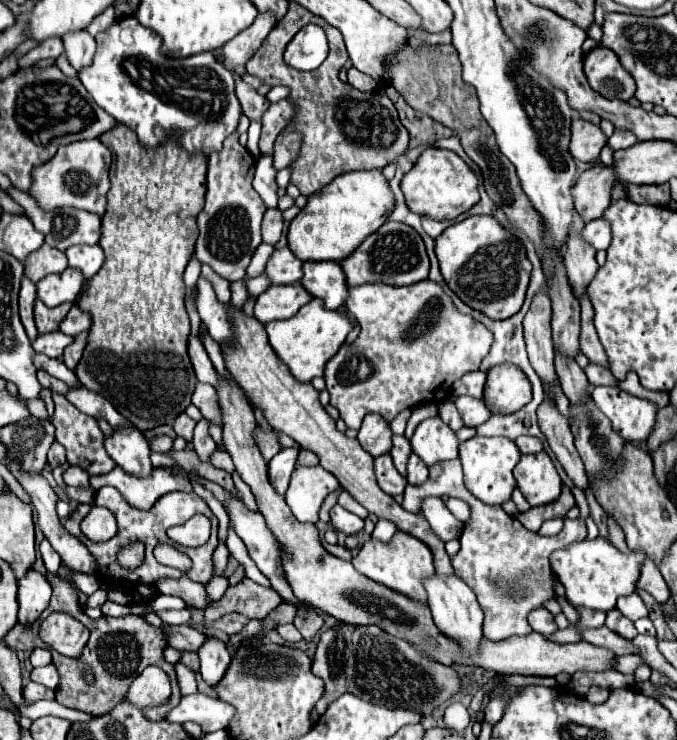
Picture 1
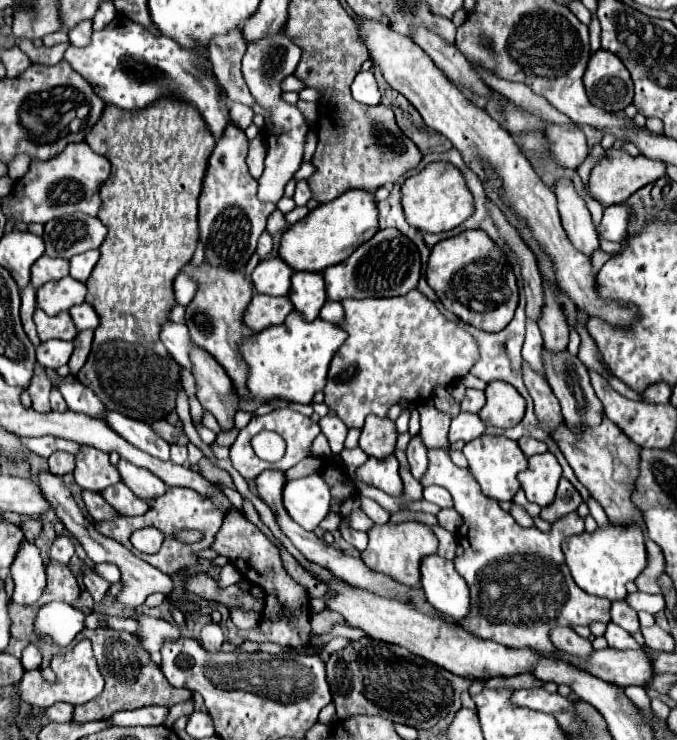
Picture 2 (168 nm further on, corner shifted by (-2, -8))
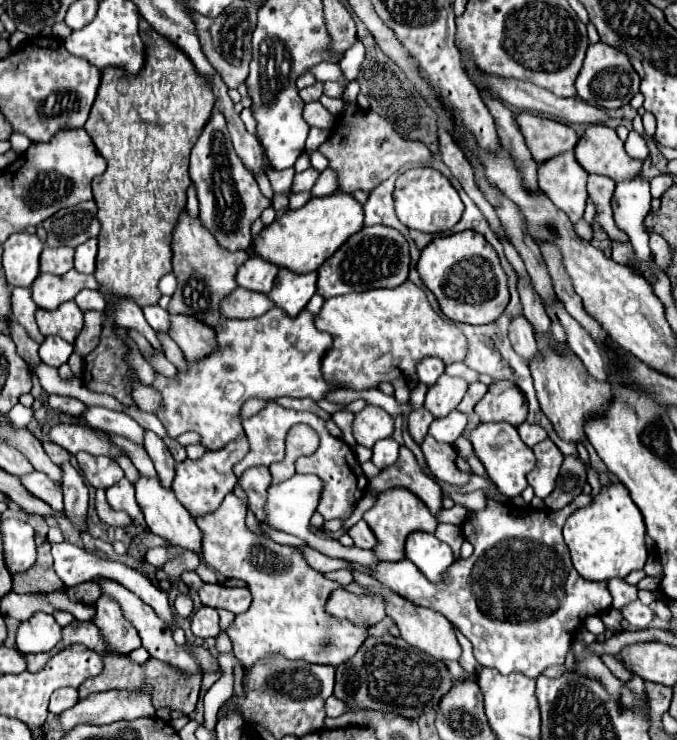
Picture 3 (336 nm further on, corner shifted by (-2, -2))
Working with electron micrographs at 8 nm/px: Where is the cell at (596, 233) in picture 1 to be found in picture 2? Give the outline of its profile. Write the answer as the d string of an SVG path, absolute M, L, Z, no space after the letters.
M611 205L605 209L603 219L599 223L599 237L607 241L623 241L627 237L627 223L629 223L629 207Z

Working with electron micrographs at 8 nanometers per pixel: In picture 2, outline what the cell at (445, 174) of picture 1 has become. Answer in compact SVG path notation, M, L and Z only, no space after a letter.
M449 161L429 163L417 175L405 179L401 185L401 201L403 201L407 223L421 231L429 231L429 233L449 231L461 225L475 211L473 195L467 187L463 173Z

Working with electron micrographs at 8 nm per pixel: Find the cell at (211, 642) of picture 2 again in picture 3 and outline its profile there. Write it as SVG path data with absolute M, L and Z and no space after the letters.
M203 605L191 619L191 629L197 637L217 637L219 629L219 613L215 607Z

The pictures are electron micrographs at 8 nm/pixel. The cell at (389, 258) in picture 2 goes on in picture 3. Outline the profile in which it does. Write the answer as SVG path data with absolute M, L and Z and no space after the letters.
M363 227L317 269L317 275L317 293L323 299L377 287L397 287L407 281L409 275L409 245L405 237L391 227Z

